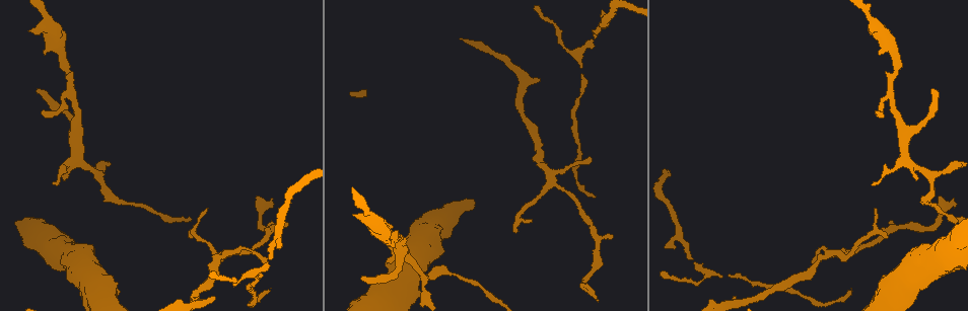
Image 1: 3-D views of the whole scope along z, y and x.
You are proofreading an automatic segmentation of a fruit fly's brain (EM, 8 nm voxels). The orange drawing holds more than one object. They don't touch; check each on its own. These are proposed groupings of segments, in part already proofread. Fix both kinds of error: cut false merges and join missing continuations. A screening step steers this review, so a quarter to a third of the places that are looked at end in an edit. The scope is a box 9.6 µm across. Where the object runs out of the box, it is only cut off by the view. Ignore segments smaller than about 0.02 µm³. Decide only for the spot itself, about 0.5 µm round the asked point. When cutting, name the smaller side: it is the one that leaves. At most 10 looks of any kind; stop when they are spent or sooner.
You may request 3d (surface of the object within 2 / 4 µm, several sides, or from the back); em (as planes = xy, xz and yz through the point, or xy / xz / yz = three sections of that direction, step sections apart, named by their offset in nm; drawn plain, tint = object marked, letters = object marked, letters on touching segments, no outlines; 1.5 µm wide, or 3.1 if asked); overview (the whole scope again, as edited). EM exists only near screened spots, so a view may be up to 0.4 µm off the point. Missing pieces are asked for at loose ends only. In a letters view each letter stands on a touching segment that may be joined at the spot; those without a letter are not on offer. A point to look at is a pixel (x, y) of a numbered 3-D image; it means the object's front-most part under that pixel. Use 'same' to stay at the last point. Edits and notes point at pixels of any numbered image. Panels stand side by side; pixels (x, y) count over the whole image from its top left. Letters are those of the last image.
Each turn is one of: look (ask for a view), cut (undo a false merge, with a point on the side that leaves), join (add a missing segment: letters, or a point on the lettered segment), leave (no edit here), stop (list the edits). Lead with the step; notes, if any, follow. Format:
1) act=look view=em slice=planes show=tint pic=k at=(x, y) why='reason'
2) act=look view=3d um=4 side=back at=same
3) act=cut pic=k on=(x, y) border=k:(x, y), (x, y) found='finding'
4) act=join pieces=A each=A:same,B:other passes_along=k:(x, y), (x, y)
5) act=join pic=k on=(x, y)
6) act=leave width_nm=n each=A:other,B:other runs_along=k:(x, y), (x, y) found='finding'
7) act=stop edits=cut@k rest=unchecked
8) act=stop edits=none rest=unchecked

act=look view=em slice=planes show=plain pic=1 at=(516, 232) why='free end'

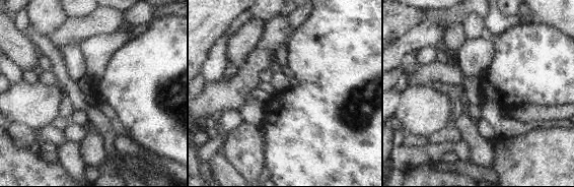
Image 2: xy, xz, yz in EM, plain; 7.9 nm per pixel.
act=look view=em slice=planes show=tint at=same

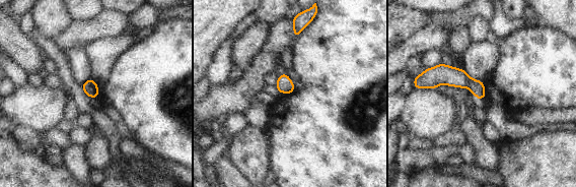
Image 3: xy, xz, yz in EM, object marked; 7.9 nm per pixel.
act=look view=em slice=planes show=letters at=same why='see the neighbours'

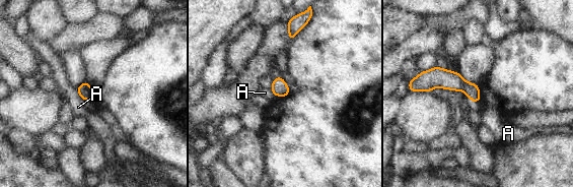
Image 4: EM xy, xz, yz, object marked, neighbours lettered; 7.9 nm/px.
act=leave width_nm=110 each=A:other border=4:(75, 88), (81, 98), (90, 102) found='no lettered segment goes on from it'

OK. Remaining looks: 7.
act=look view=em slice=planes show=letters pic=1 at=(422, 277) why='a fork'

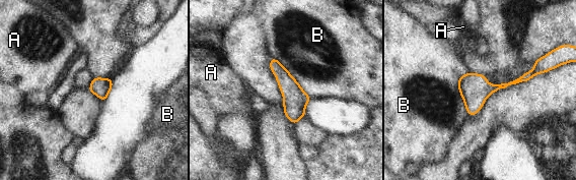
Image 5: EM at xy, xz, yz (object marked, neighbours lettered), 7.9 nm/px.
act=leave each=A:other,B:other border=5:(271, 56), (311, 98) found='all the same neuron'

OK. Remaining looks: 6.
act=look view=em slice=xz step=4 show=letters pic=1 at=(594, 196) why='tapers out'

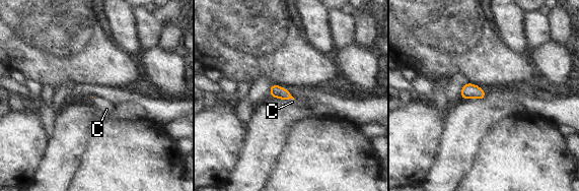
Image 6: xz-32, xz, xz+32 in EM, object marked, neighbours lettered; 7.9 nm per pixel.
act=join pieces=C longest_contact=C:70nm each=C:same passes_along=6:(280, 92), (290, 98), (292, 102) found='it goes on there'

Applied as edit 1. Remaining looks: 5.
act=look view=overview why='see it whole again'

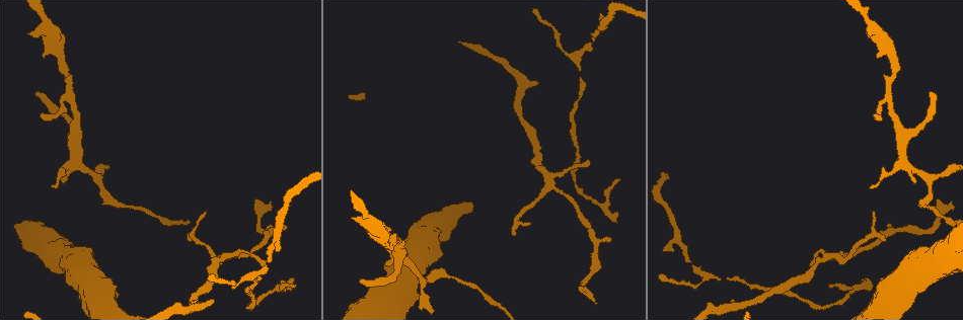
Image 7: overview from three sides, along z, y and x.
act=look view=3d um=2 pic=7 at=(611, 239) why='thin end'

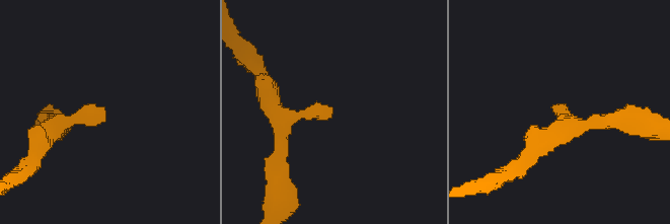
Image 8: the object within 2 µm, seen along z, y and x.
act=look view=em slice=planes show=letters pic=8 at=(559, 115) arm_widths_nm=180,190

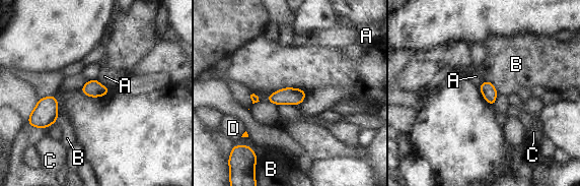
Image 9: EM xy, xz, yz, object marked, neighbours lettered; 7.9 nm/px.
act=leave longest_contact=B:140nm each=A:other,B:other,C:other,D:other border=9:(96, 78), (110, 89) found='none of them fits'

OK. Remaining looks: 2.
act=stop edits=join@6 rest=unchecked

